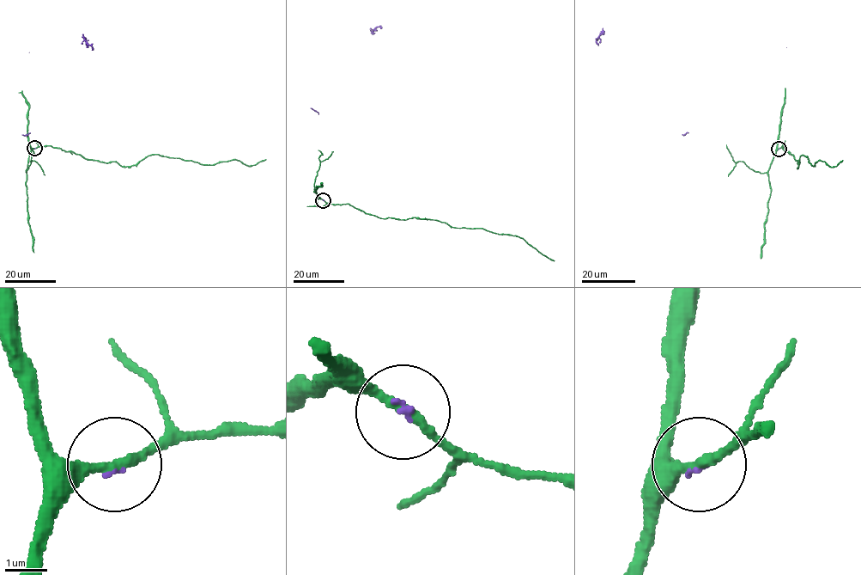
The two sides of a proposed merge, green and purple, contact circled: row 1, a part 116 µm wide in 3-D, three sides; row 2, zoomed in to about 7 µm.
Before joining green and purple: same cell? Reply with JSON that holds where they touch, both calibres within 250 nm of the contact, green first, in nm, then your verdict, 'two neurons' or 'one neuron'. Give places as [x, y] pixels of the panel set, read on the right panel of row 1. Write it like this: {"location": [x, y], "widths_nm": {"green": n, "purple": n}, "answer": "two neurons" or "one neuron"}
{"location": [779, 149], "widths_nm": {"green": 220, "purple": 80}, "answer": "one neuron"}

